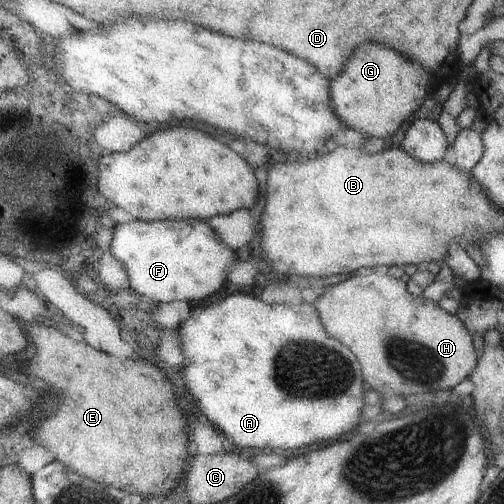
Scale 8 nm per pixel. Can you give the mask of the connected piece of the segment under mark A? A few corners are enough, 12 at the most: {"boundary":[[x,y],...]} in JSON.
{"boundary":[[223,292],[178,347],[201,414],[257,453],[361,421],[313,304]]}

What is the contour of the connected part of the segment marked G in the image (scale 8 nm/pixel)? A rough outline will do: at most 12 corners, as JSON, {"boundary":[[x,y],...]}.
{"boundary":[[365,42],[329,78],[348,129],[385,140],[427,96],[430,72]]}

